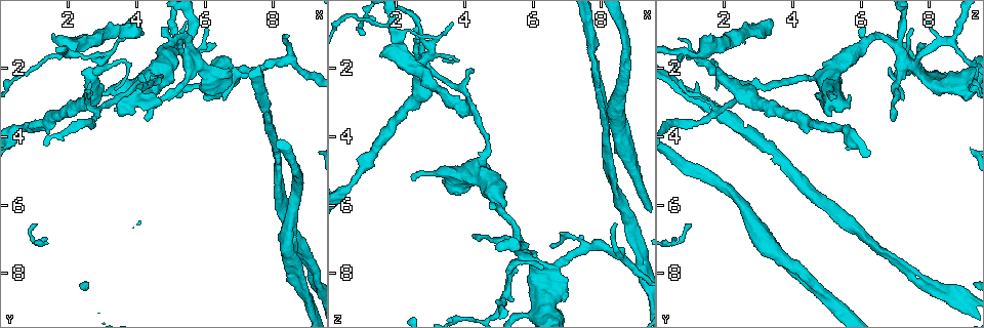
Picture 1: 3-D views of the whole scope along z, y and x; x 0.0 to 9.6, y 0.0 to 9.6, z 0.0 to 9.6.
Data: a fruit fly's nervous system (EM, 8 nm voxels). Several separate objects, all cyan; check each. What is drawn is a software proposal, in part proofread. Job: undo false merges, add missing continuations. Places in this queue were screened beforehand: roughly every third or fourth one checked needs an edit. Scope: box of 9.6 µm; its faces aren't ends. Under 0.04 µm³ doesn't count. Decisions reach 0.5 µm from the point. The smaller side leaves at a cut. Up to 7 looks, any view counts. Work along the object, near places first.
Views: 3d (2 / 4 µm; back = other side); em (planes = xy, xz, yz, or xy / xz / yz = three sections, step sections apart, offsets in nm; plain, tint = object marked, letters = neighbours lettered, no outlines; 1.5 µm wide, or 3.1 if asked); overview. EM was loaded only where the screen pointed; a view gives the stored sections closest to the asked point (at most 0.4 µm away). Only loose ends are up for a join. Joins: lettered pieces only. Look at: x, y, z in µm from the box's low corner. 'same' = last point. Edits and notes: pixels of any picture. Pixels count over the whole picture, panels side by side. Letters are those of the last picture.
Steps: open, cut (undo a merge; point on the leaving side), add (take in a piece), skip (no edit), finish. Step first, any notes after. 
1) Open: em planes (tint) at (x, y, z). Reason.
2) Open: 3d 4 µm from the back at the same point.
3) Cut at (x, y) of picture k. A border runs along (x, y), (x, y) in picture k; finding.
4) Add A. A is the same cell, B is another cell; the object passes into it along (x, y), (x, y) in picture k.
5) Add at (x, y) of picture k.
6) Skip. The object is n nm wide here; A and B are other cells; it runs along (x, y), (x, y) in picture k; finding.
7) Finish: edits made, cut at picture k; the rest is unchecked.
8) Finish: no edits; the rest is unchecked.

Open: em planes (letters) at (4.75, 3.05, 4.90). An open end.

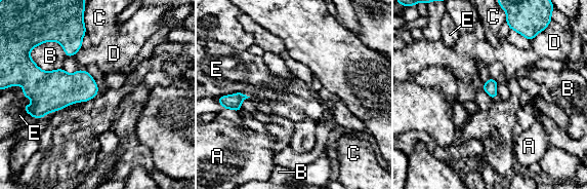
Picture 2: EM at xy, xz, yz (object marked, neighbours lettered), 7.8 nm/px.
Skip. A, B, C, D and E are other cells; a border runs along (27, 97), (34, 103) in picture 2; none of them fits.

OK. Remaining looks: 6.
Open: 3d 4 µm at (5.00, 1.55, 5.75). Sudden change in width.

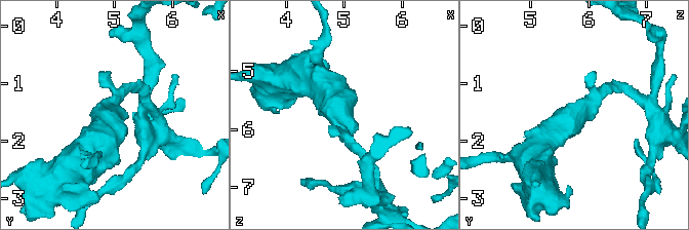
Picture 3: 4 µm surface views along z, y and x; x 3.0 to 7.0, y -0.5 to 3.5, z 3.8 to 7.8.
Open: em planes (tint) at (5.00, 1.55, 5.80). Need the tissue.

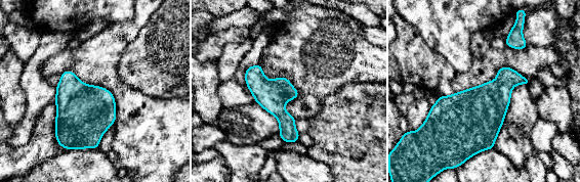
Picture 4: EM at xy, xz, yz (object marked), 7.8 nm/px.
Open: em planes (letters) at the same point. See the neighbours.

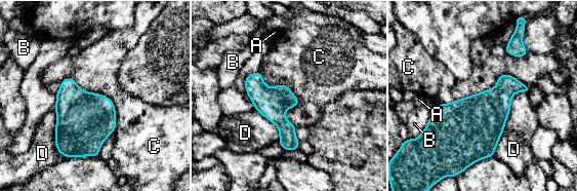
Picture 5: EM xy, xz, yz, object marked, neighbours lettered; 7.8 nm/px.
Skip. A, B, C and D are other cells; it runs along (250, 77), (273, 106), (294, 147) in picture 5; continuous, no second neuron.

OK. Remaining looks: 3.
Open: em planes (plain) at (6.65, 2.15, 7.85).

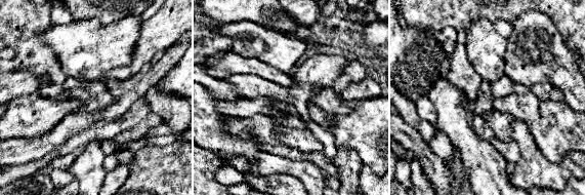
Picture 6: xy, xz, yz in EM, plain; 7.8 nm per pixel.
Open: em planes (letters) at the same point. What lies round it.

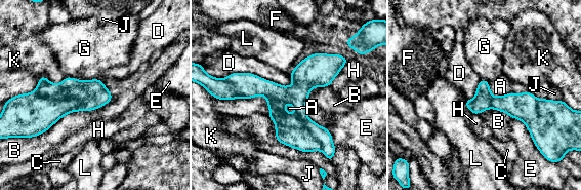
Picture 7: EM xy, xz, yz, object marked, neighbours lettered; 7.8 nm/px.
Cut at (290, 129) of picture 7. The object is 160 nm wide here; A, B, C, D, E, F, G, H, J, K and L are other cells; a border runs along (300, 119), (322, 149) in picture 7; a second neuron is stuck on.

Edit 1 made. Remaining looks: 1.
Finish: edits made, cut at picture 7; the rest is unchecked.

